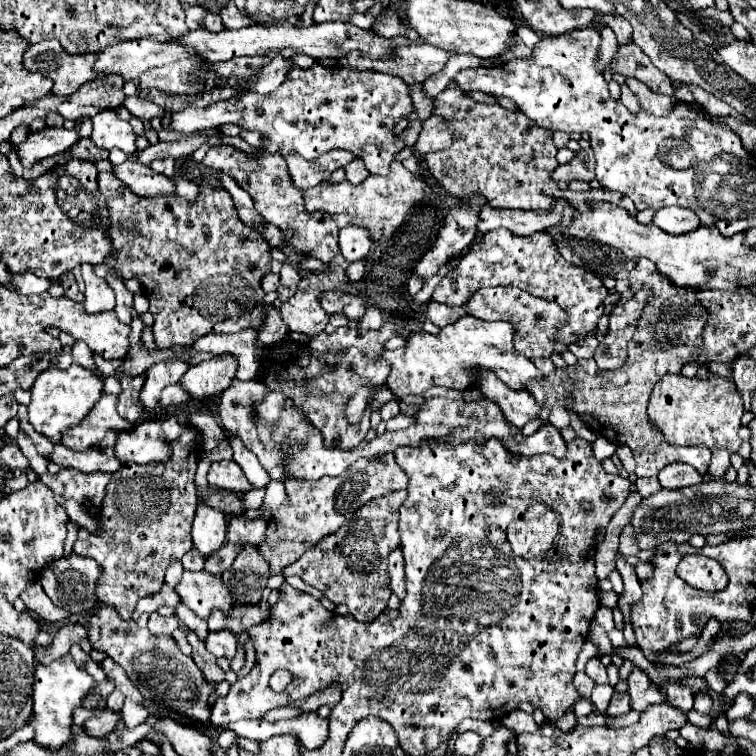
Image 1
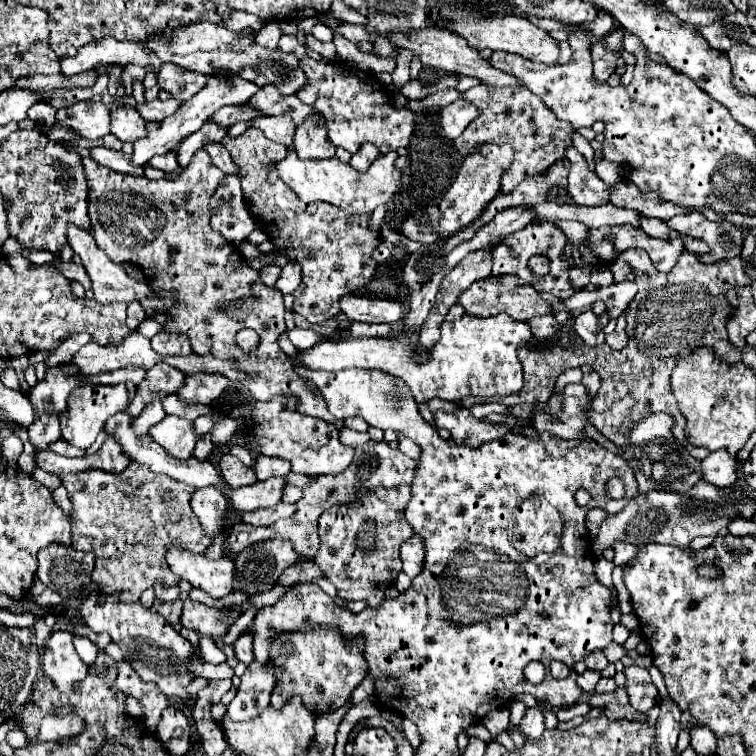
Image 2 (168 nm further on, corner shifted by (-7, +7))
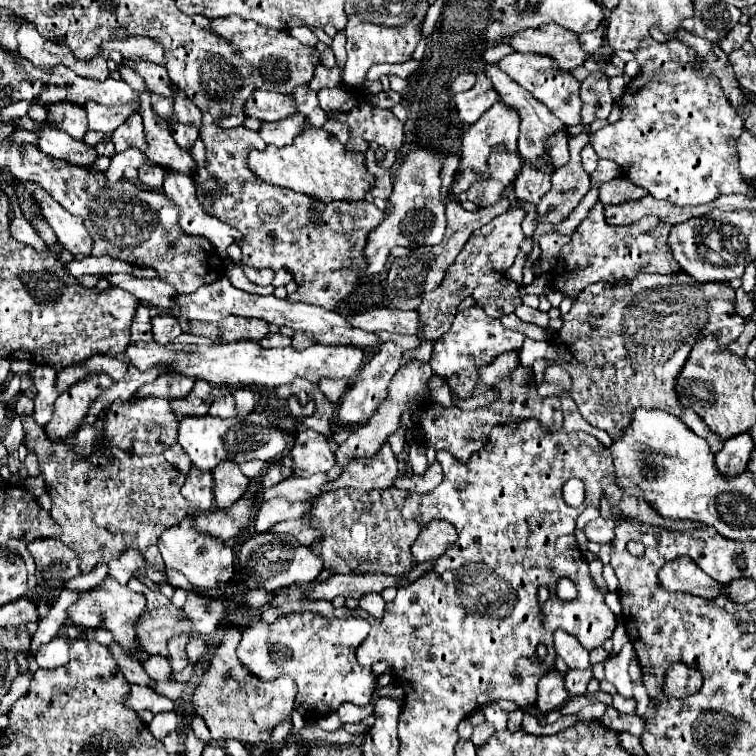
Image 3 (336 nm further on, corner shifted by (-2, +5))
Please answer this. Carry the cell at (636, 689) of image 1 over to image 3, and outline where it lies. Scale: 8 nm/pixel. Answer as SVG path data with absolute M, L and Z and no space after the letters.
M613 695L613 707L623 715L631 715L637 707L637 701L635 699L625 699L621 695Z

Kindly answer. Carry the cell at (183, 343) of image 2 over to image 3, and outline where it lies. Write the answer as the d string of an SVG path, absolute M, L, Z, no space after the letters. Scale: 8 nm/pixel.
M159 313L153 317L153 335L157 343L169 343L177 335L181 335L179 319L173 313Z

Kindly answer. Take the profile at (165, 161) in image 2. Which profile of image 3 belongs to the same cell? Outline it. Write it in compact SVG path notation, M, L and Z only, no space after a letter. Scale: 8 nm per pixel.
M141 165L139 167L139 183L151 191L159 191L163 185L163 167L161 165Z

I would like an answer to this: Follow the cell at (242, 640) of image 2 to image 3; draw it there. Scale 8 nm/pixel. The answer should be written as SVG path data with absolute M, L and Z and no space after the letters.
M299 611L299 613L285 613L275 623L267 625L263 621L257 621L243 629L243 639L237 647L239 659L253 671L255 675L261 675L261 679L275 679L279 673L287 673L297 683L297 695L295 709L307 719L317 721L321 717L327 717L329 713L335 713L341 703L349 701L355 705L367 705L375 687L377 687L377 675L371 667L361 667L355 659L355 649L369 633L369 621L361 617L323 617L313 611Z

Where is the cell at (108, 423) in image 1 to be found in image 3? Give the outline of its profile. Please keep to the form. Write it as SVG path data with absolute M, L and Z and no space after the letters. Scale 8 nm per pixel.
M89 373L75 385L71 385L65 395L57 397L57 403L53 405L53 419L47 423L45 433L51 441L63 439L71 433L75 433L77 423L87 415L91 403L101 395L103 389L111 387L113 379L105 373Z

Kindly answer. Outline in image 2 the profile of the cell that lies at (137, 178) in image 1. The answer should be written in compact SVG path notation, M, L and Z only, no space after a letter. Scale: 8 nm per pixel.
M94 147L90 153L92 153L92 159L96 159L100 165L110 167L124 175L132 175L132 177L144 177L144 171L148 167L148 165L134 165L130 161L132 155L126 155L122 151L112 151L106 147Z

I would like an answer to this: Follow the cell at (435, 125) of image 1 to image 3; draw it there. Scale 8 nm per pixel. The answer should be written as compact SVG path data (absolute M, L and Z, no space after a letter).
M483 71L477 73L477 83L473 85L473 89L455 95L459 117L463 123L469 123L469 125L475 123L489 107L493 107L495 101L499 101L499 95Z

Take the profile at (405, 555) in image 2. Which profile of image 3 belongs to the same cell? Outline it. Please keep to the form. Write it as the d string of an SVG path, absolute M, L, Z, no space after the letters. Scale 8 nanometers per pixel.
M431 521L413 543L413 557L417 563L441 557L457 541L457 531L449 521Z

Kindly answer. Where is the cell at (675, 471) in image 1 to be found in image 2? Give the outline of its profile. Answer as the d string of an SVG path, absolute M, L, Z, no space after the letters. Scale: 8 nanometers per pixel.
M726 451L710 453L702 461L702 479L716 487L730 487L738 479L738 461Z

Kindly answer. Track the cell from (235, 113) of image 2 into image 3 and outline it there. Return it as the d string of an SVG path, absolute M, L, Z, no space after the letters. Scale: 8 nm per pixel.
M257 91L253 99L249 99L249 117L257 117L261 121L279 121L289 115L295 115L295 97L293 95L279 95L271 91Z

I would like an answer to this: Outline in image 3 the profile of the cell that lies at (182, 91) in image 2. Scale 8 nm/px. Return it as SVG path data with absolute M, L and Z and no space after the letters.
M123 59L123 65L139 73L151 93L157 93L161 97L173 97L173 87L165 67L155 67L153 63L133 63L131 59Z

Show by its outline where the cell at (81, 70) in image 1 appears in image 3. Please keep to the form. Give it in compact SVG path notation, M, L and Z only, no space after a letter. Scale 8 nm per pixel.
M127 37L121 39L121 41L105 43L103 53L109 53L111 49L119 49L125 59L151 61L151 63L157 63L157 65L165 65L163 45L155 39L149 39L149 37Z

